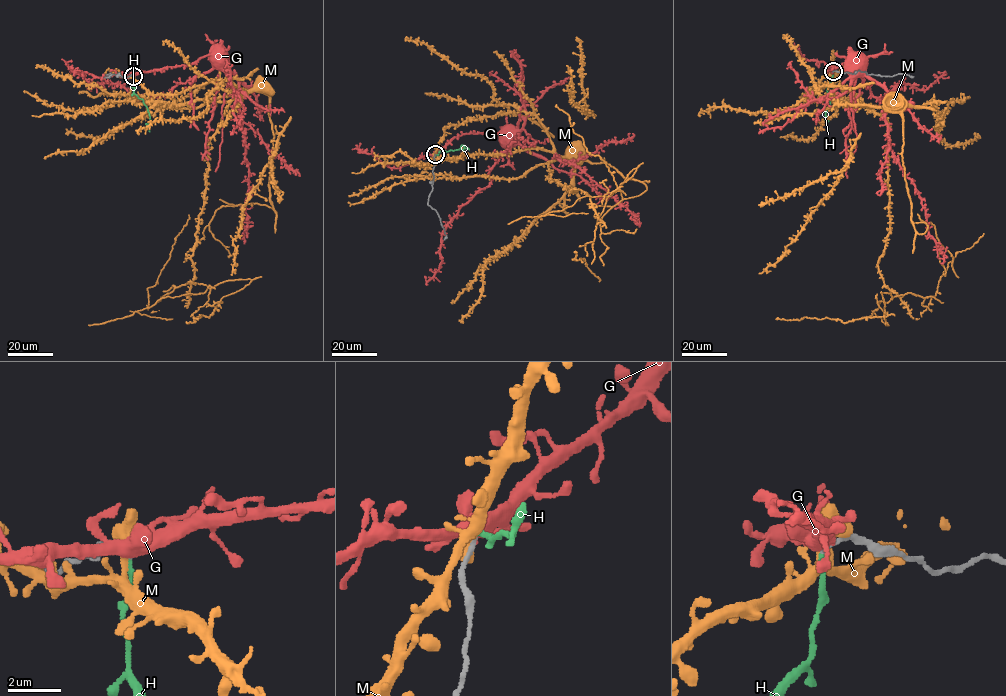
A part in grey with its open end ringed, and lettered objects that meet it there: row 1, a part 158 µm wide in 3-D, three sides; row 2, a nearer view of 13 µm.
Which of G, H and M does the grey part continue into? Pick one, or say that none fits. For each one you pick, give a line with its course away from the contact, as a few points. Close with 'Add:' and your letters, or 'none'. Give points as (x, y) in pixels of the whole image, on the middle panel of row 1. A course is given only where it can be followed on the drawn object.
Add: none

